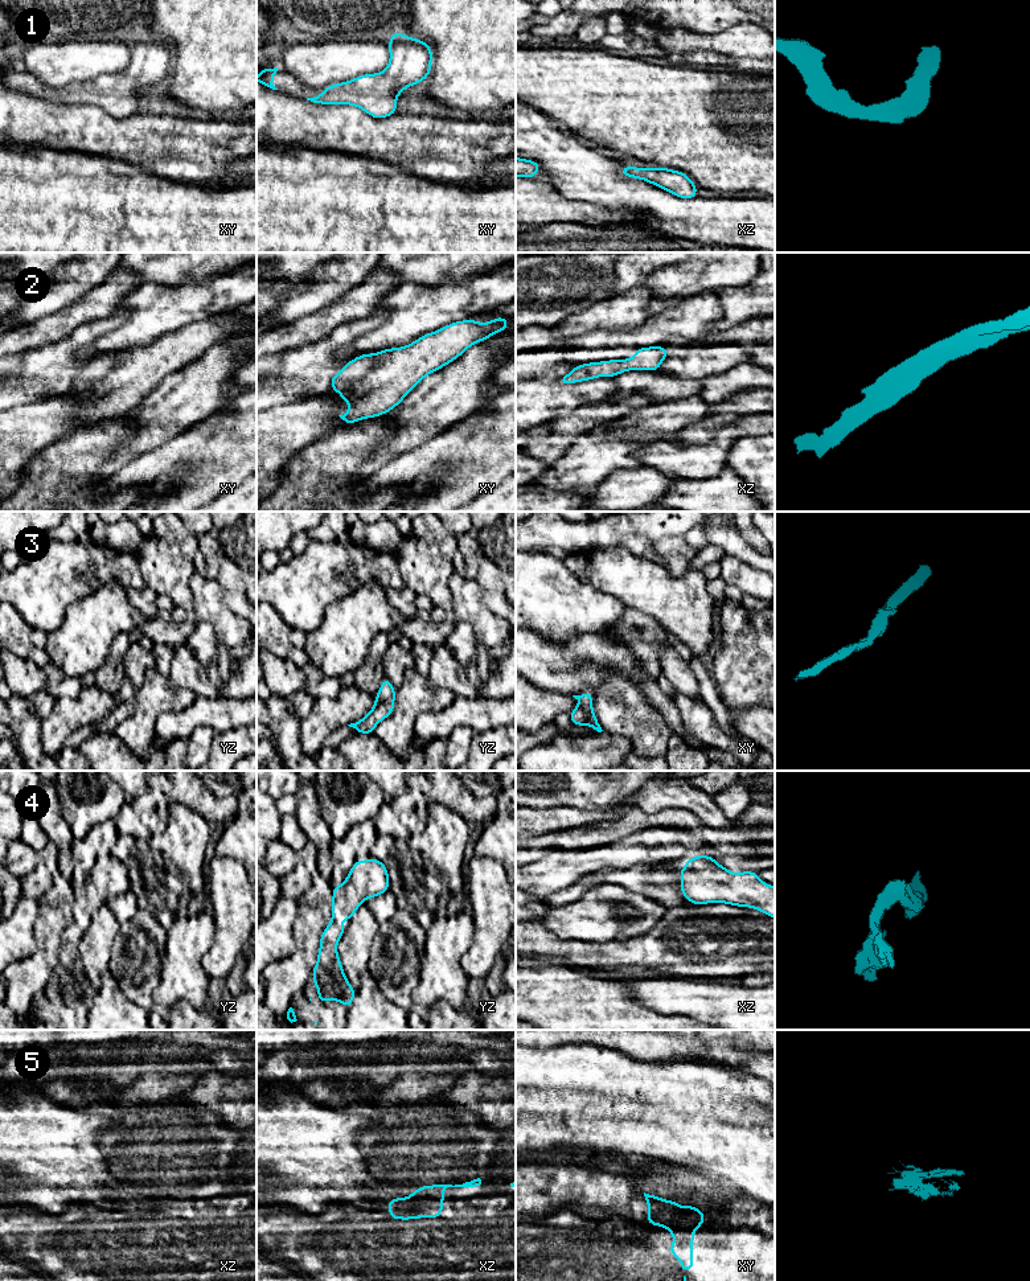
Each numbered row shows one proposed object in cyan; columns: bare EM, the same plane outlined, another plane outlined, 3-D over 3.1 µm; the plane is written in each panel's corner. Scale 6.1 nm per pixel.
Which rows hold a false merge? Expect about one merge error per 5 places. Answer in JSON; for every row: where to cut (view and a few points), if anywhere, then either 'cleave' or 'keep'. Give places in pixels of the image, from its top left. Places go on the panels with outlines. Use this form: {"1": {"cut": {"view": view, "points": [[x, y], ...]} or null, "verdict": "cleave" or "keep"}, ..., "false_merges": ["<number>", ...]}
{"1": {"cut": null, "verdict": "keep"}, "2": {"cut": null, "verdict": "keep"}, "3": {"cut": null, "verdict": "keep"}, "4": {"cut": null, "verdict": "keep"}, "5": {"cut": {"view": "xz", "points": [[410, 1197], [443, 1199]]}, "verdict": "cleave"}, "false_merges": ["5"]}

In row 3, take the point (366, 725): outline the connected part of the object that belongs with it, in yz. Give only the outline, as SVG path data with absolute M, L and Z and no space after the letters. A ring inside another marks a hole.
M387 677L383 678L381 687L376 695L376 702L370 713L361 720L348 724L358 731L358 734L373 734L376 726L393 714L395 701L395 689Z

